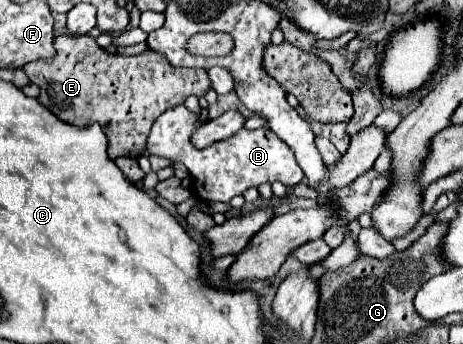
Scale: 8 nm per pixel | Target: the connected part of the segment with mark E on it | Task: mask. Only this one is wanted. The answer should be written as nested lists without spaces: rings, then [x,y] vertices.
[[[59,34],[53,38],[57,54],[47,60],[33,60],[23,66],[33,84],[41,88],[39,102],[55,116],[75,126],[99,122],[109,140],[109,158],[137,158],[145,152],[147,136],[153,122],[187,96],[205,96],[211,80],[203,68],[175,68],[155,50],[139,56],[115,56],[101,50],[93,36]]]

